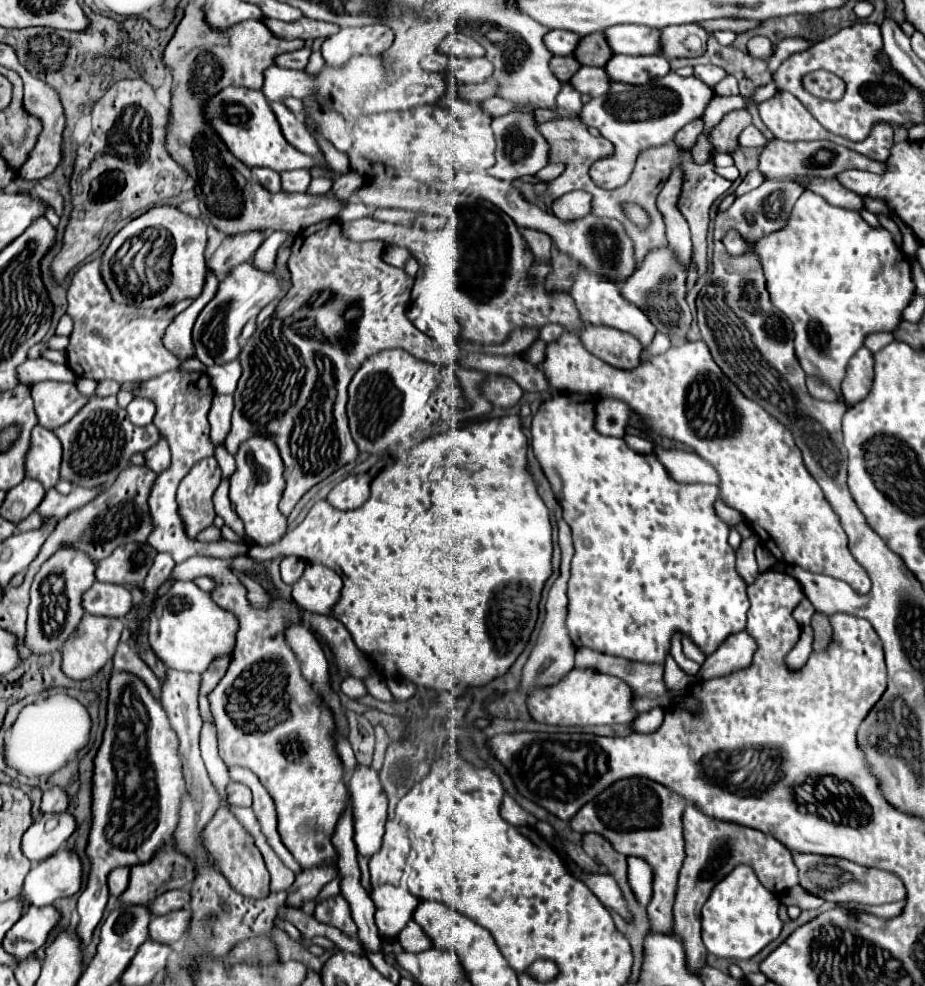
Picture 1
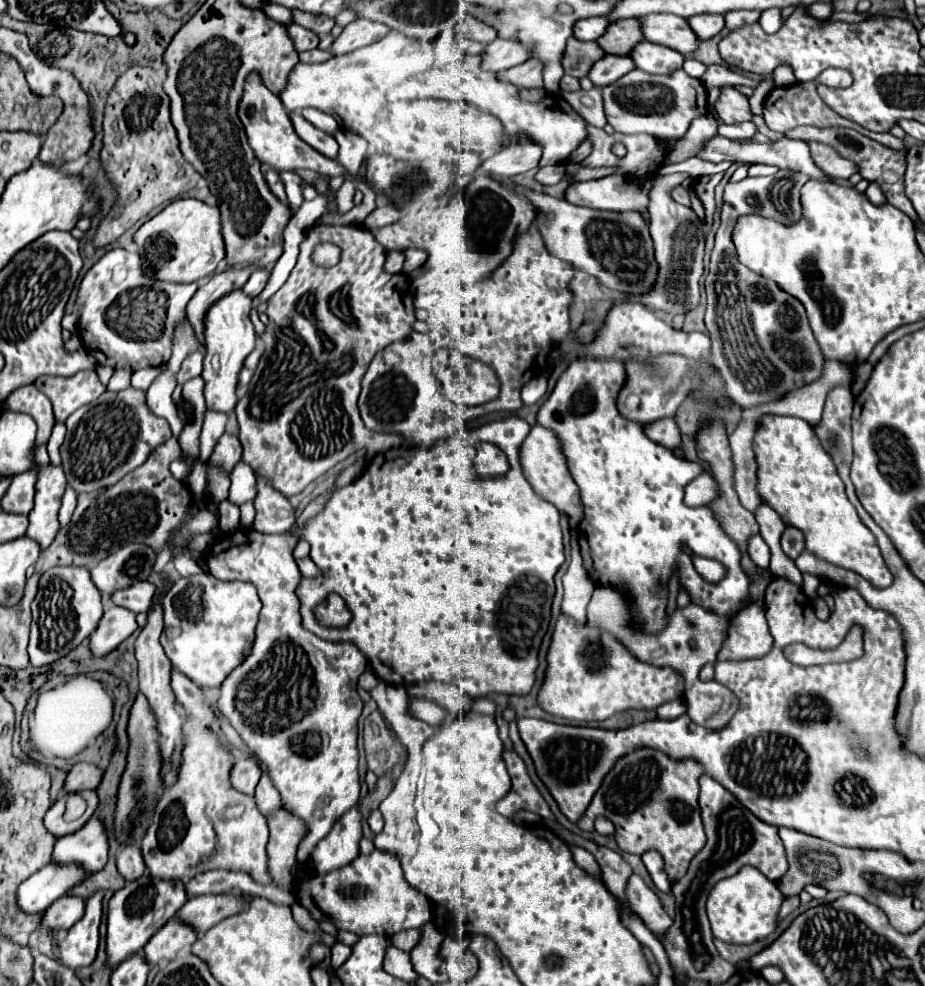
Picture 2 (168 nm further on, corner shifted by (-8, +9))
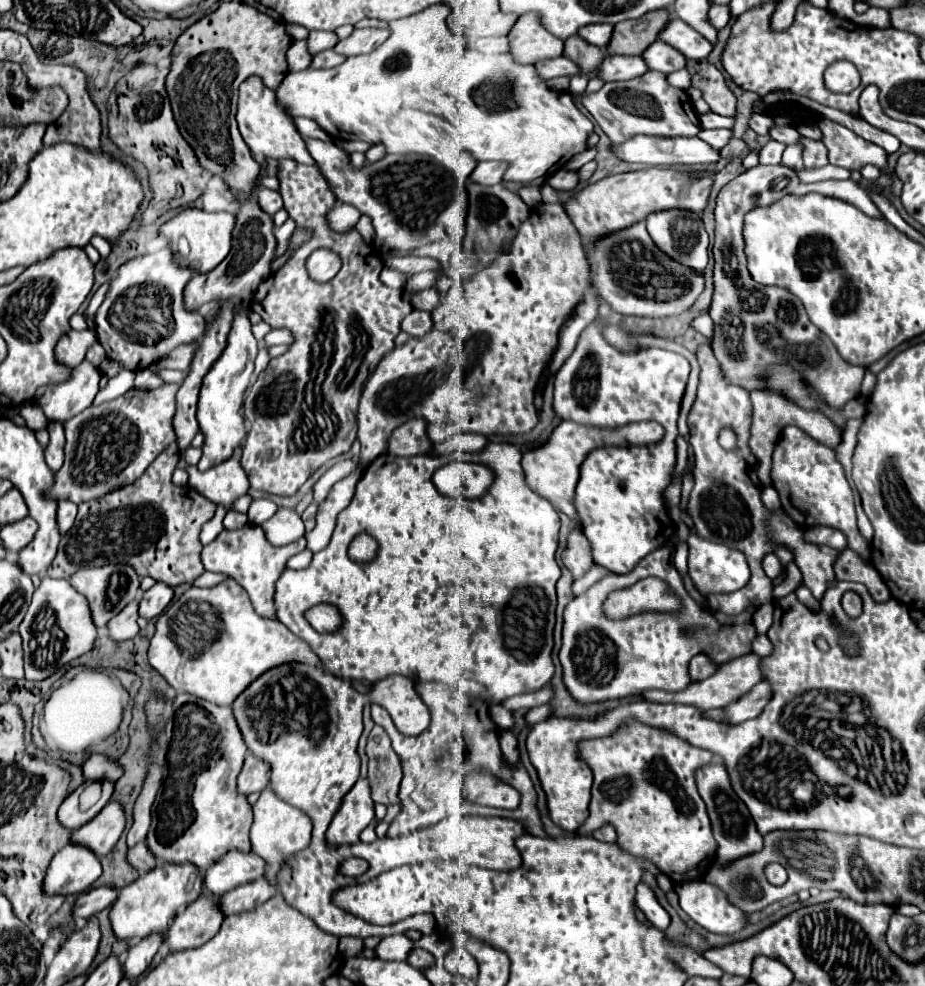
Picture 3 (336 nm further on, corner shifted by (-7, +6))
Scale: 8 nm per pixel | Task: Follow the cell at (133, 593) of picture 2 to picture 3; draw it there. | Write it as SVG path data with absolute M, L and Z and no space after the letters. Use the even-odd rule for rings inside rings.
M154 584L148 592L142 594L140 616L146 620L160 616L172 598L174 598L174 590L168 584Z

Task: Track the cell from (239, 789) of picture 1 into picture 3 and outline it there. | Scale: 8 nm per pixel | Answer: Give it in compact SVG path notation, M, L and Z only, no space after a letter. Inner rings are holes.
M248 752L244 768L238 776L238 792L246 796L252 792L262 792L268 786L268 782L270 782L270 766Z

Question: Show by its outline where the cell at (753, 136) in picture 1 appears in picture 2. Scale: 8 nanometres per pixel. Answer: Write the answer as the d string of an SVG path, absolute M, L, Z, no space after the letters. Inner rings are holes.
M747 121L747 123L739 123L739 125L721 125L719 127L719 135L733 139L733 141L747 141L753 139L753 135L757 133L757 125Z

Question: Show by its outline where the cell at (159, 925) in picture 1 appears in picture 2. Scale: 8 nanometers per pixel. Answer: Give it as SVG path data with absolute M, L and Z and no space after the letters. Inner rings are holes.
M201 895L189 897L187 903L175 915L175 919L193 927L197 935L203 935L213 925L239 911L243 911L243 907L235 903L235 895Z

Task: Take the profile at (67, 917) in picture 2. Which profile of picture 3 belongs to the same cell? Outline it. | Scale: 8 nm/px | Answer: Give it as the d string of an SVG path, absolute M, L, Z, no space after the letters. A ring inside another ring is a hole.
M100 886L100 888L92 888L86 890L84 894L80 894L80 898L74 904L72 916L74 918L94 918L98 912L102 912L104 908L110 908L118 898L118 888L110 888L110 886Z

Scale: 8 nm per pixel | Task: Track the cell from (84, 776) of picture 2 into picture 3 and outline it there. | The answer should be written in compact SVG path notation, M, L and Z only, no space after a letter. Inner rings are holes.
M92 754L86 762L84 762L84 778L88 782L94 780L104 780L104 778L112 778L112 782L116 782L120 776L124 774L122 766L118 762L114 762L110 756L106 754Z

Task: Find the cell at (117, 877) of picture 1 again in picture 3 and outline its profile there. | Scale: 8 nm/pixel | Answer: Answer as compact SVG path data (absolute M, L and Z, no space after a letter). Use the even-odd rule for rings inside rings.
M140 842L140 844L136 844L134 848L130 848L130 850L128 850L128 860L130 860L130 864L132 864L140 874L146 874L148 870L152 870L152 868L158 864L156 856L150 852L150 848L148 848L146 842Z

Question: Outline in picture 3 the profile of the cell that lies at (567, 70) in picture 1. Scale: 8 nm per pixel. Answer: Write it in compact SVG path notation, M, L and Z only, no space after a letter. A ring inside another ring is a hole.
M578 34L570 36L564 44L564 54L574 58L574 62L578 62L578 66L582 66L586 72L592 72L594 68L598 68L604 60L604 50L588 44L586 40L582 40Z

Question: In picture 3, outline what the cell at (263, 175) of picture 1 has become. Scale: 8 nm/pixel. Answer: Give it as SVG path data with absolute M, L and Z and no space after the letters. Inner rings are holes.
M260 188L258 192L258 204L262 210L266 210L266 214L274 216L278 210L282 210L282 196L274 190L266 190L266 188Z

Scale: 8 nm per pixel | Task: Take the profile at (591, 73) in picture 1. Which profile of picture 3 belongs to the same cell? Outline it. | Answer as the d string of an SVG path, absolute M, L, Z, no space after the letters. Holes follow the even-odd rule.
M606 56L598 68L598 76L606 82L610 80L632 80L648 72L642 56Z

